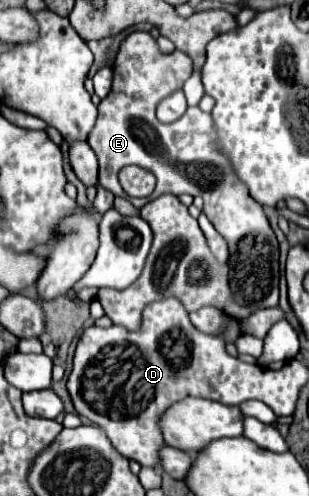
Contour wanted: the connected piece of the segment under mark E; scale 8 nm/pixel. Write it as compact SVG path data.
M132 31L120 43L112 71L112 89L98 105L98 121L88 137L90 145L74 143L70 147L70 163L76 177L86 187L98 183L118 197L124 195L124 187L130 195L126 199L136 209L164 193L200 195L204 199L206 217L230 245L230 289L236 303L250 305L254 309L278 307L280 273L276 235L262 211L262 205L250 197L246 183L238 179L230 159L220 151L212 115L202 113L200 109L190 109L174 123L160 123L156 119L156 105L174 93L174 81L186 81L192 75L192 59L178 49L174 53L162 53L148 31Z

